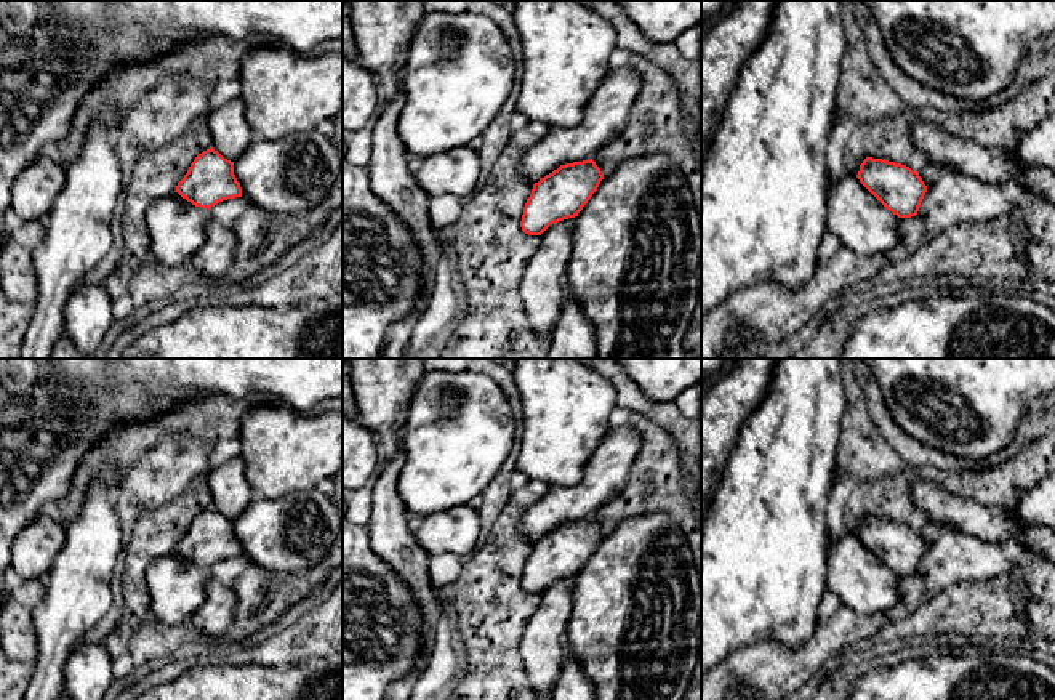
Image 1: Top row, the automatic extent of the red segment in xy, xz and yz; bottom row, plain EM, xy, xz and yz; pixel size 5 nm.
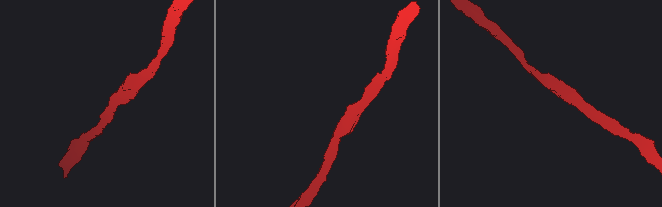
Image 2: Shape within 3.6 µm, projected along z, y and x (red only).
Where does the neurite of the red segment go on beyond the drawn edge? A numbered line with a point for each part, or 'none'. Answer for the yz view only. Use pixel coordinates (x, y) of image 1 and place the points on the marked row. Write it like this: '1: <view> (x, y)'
1: yz (855, 217)

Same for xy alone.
1: xy (176, 228)

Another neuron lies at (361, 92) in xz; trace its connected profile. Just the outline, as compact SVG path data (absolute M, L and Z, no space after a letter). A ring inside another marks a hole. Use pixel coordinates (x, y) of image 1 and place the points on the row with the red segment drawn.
M343 59L343 130L362 130L379 114L378 77L357 61Z

